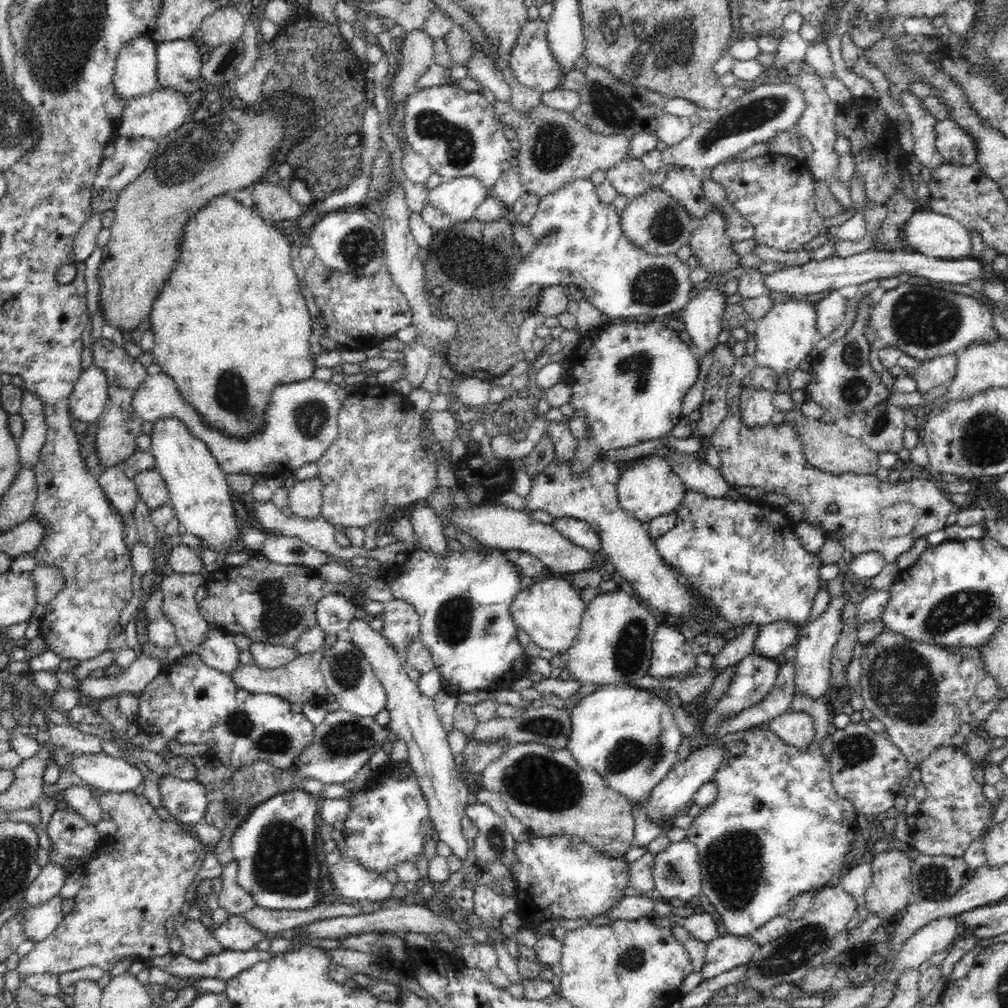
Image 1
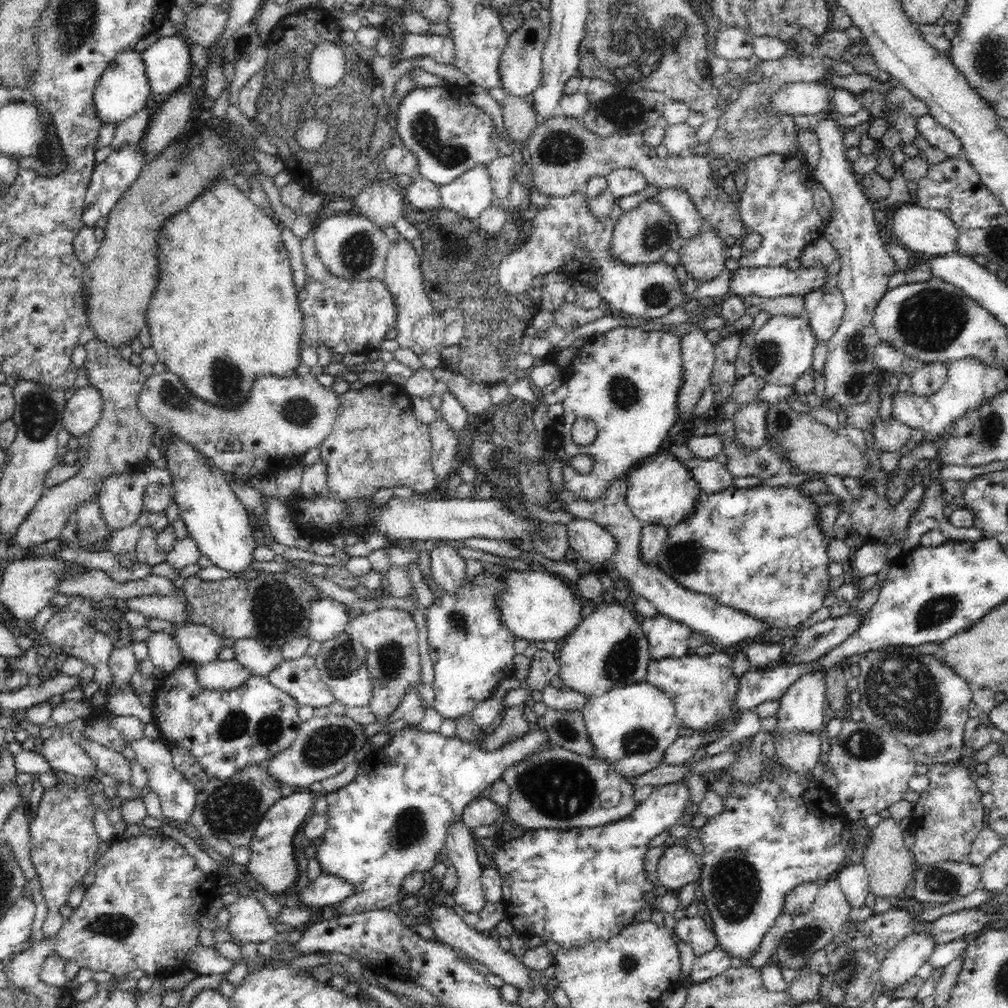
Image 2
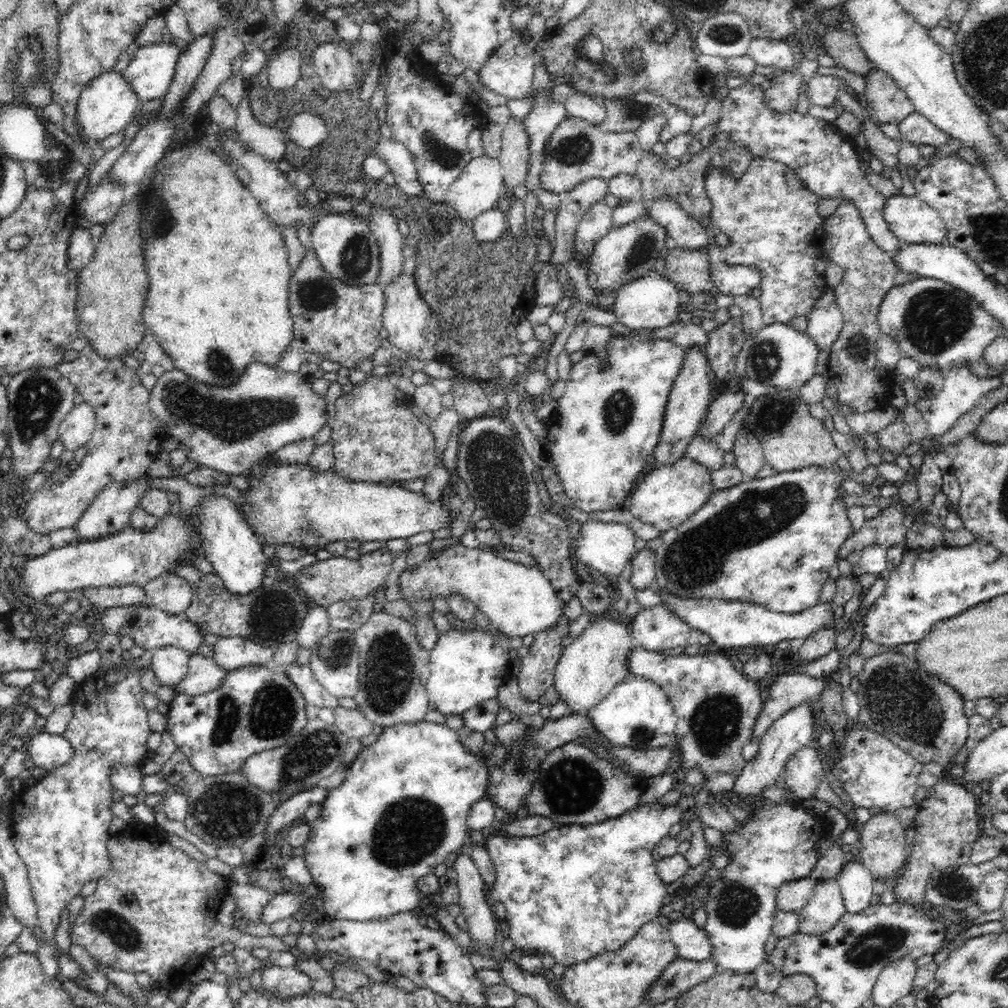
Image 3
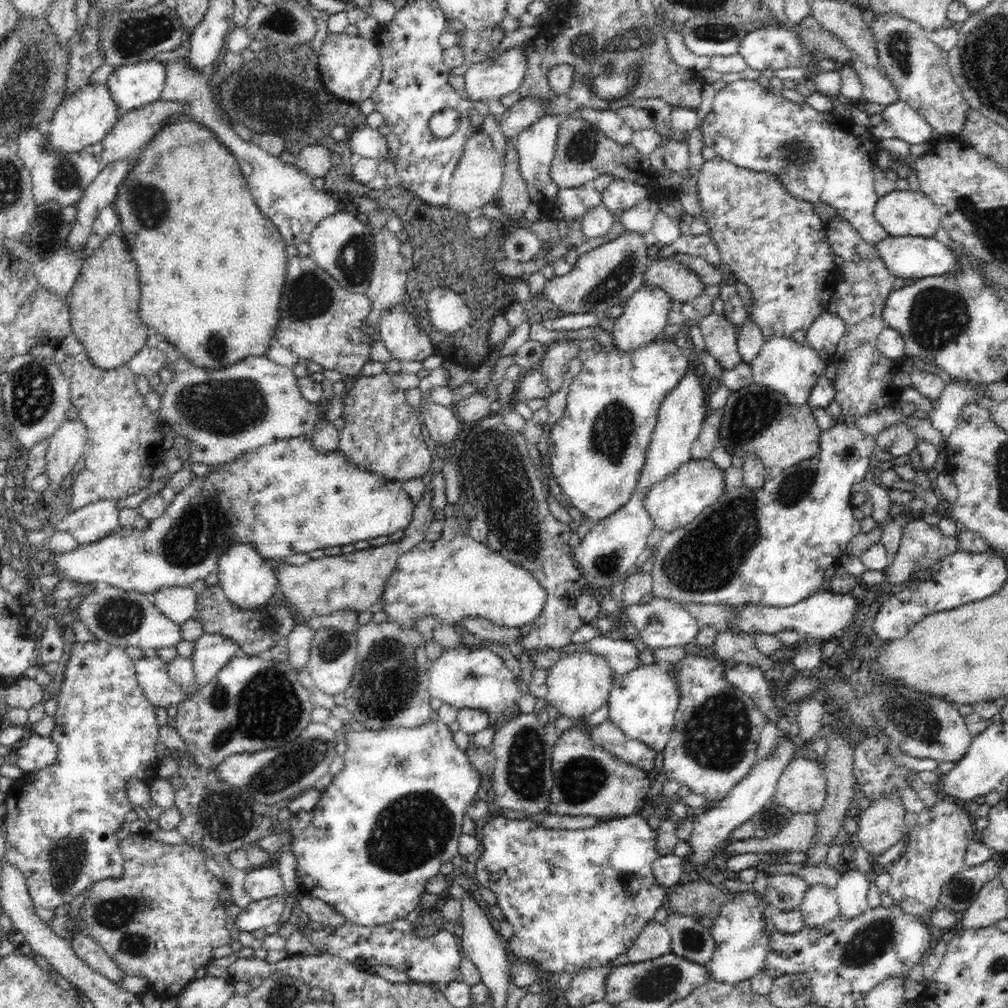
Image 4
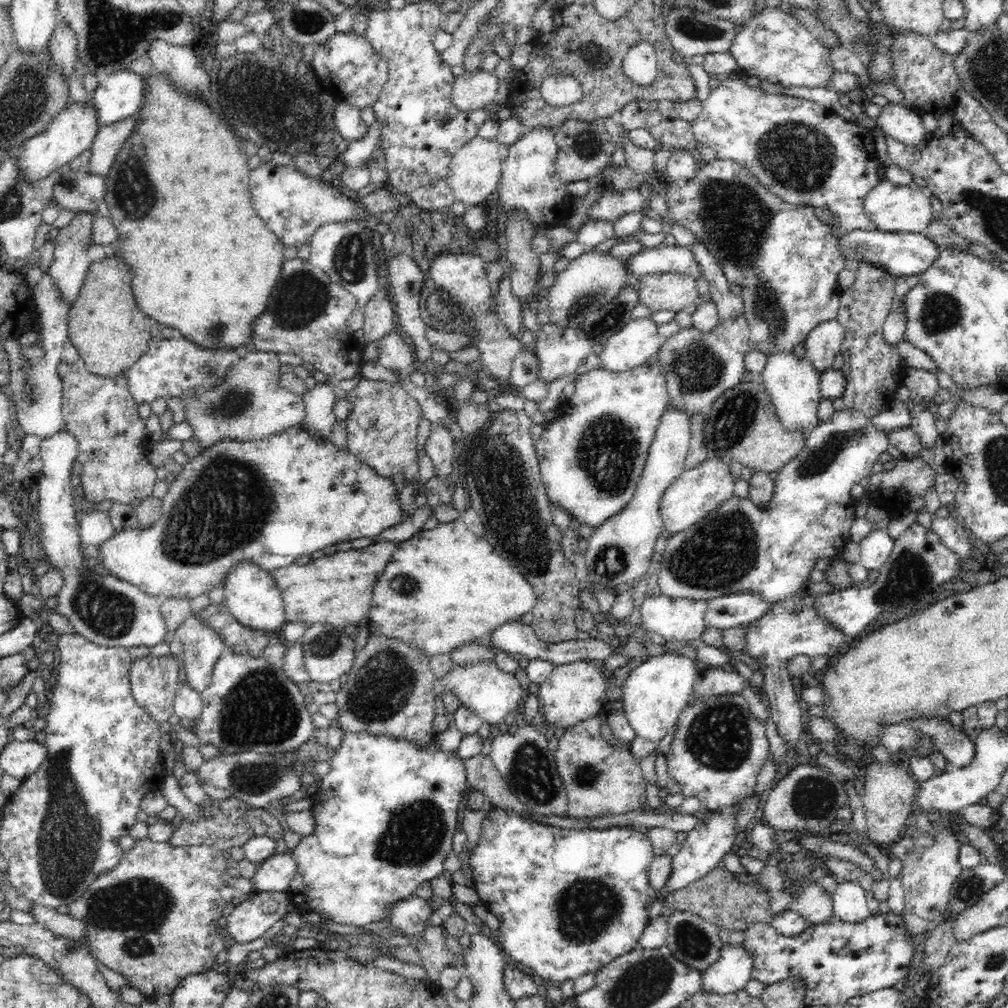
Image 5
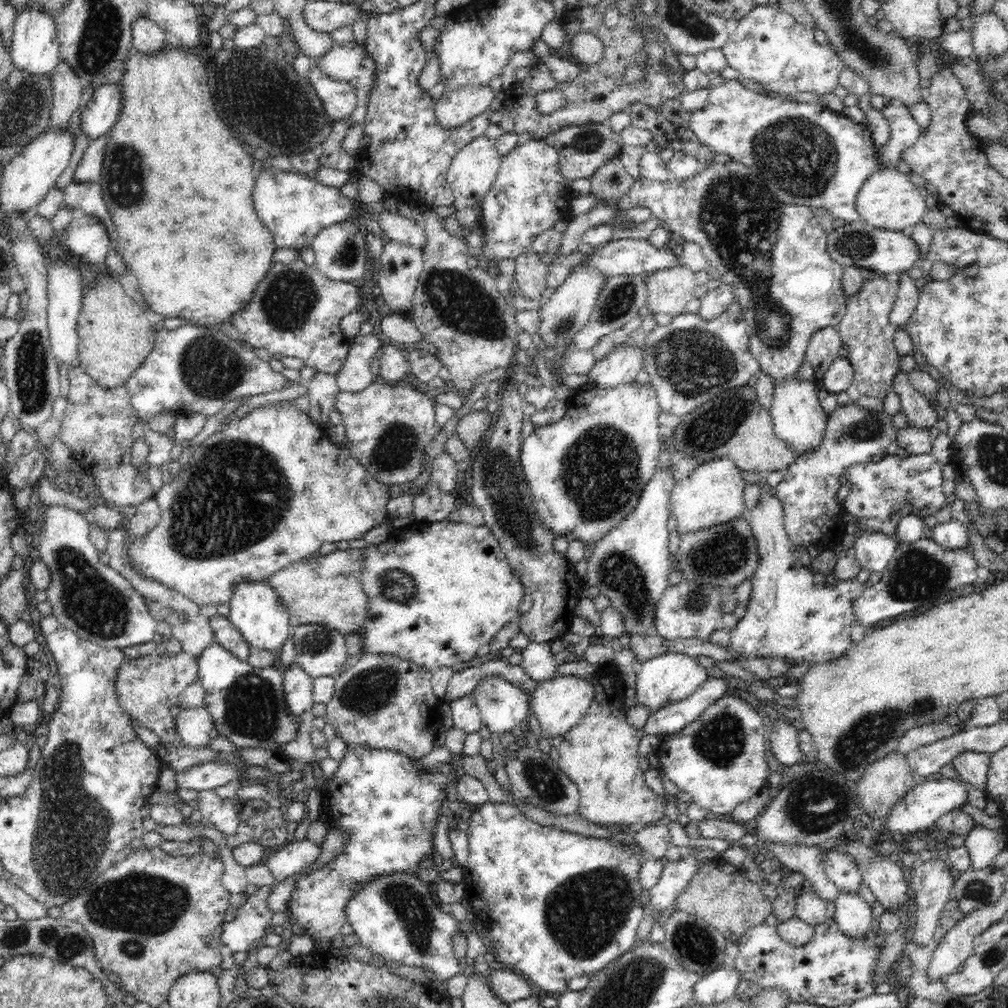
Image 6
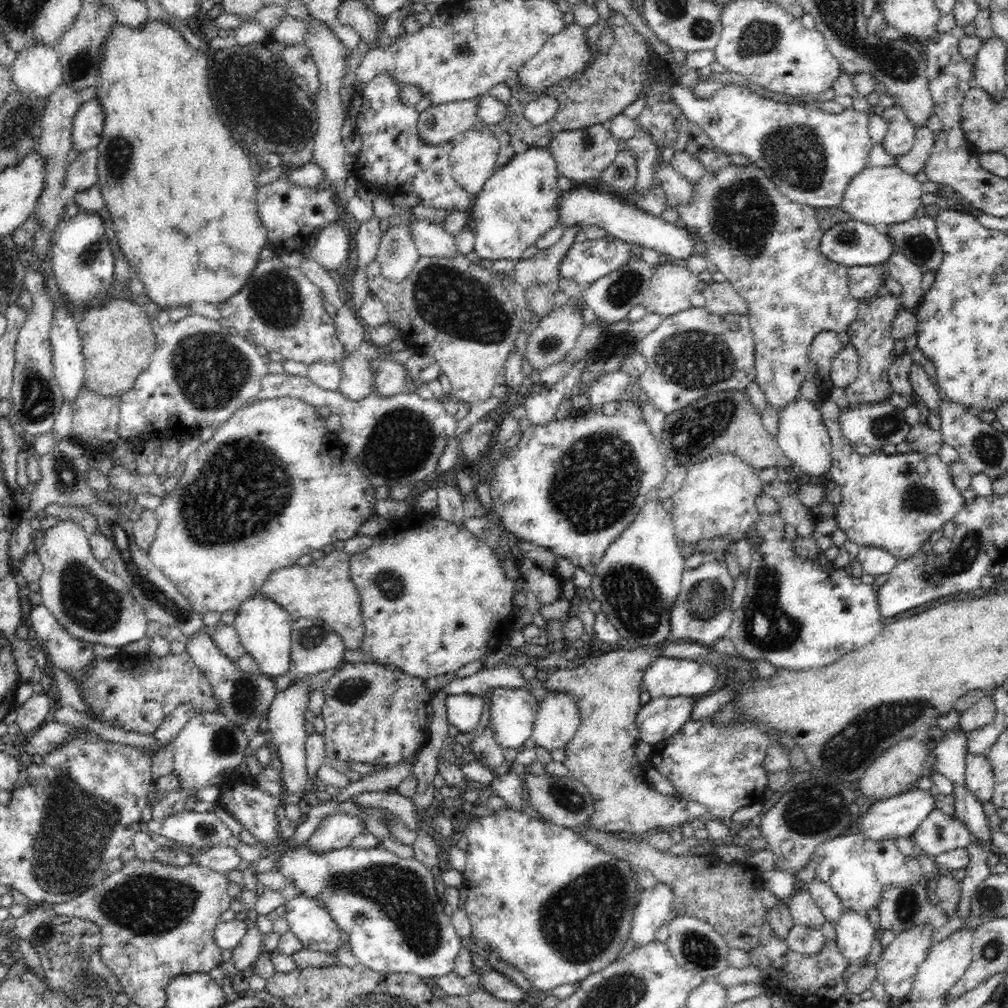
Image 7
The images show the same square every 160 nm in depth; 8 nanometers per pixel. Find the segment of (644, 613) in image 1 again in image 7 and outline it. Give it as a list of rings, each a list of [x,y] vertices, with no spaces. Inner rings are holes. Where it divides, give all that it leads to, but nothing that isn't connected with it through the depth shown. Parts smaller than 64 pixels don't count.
[[[550,690],[546,692],[544,700],[538,701],[538,712],[531,735],[537,746],[552,752],[556,748],[564,749],[574,738],[579,724],[579,708],[571,692]]]

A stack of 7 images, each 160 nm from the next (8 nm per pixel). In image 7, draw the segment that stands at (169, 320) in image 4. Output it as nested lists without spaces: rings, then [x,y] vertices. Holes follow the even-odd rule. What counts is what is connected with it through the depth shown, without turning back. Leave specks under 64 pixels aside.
[[[149,20],[145,25],[134,29],[130,25],[122,25],[116,22],[111,26],[109,33],[103,42],[101,59],[99,60],[99,82],[96,86],[96,99],[102,105],[105,114],[101,141],[95,146],[99,157],[97,173],[101,193],[105,200],[107,210],[110,211],[114,230],[117,234],[118,244],[124,253],[126,260],[134,269],[135,276],[139,278],[144,286],[145,293],[162,308],[187,307],[194,302],[203,304],[222,304],[230,296],[238,294],[246,286],[247,278],[252,274],[256,263],[260,260],[260,253],[267,242],[267,230],[264,228],[259,217],[256,202],[257,181],[254,179],[255,169],[250,165],[250,159],[232,140],[232,134],[228,128],[224,128],[222,120],[218,118],[218,112],[214,110],[214,104],[210,102],[210,90],[208,90],[208,60],[206,60],[206,49],[193,49],[182,33],[158,20]]]

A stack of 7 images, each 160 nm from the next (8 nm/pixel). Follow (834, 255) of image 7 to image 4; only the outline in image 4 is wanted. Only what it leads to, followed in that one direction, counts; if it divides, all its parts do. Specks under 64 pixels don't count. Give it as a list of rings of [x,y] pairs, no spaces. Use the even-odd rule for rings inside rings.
[[[888,235],[880,242],[873,244],[885,267],[896,277],[921,279],[948,273],[955,273],[960,266],[960,260],[952,249],[940,243],[933,237],[919,237],[914,235],[904,235],[895,237]]]

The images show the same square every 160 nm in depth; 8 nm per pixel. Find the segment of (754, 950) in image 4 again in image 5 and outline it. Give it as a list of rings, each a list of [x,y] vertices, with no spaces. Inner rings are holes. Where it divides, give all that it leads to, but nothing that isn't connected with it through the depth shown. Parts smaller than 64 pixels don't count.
[[[741,943],[722,944],[720,958],[702,972],[701,990],[730,994],[742,990],[752,979],[753,958]]]

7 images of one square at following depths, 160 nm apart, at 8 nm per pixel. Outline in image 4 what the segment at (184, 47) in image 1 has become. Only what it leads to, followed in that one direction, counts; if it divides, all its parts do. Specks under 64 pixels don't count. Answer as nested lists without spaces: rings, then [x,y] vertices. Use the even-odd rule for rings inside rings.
[[[142,60],[134,64],[115,67],[105,85],[114,95],[118,114],[142,108],[161,99],[165,85],[165,64]]]

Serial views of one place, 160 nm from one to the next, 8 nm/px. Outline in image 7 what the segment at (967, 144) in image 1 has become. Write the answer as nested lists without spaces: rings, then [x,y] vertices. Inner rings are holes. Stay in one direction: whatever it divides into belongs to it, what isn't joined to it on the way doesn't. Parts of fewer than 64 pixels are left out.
[[[896,106],[885,108],[882,116],[886,122],[885,137],[882,142],[885,151],[896,157],[906,154],[912,148],[916,128],[902,109]]]

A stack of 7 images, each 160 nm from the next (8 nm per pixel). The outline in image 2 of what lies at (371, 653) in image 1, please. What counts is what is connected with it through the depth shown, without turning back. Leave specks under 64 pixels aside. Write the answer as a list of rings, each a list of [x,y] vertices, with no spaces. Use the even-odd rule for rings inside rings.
[[[461,819],[450,825],[447,833],[447,864],[452,865],[458,875],[454,898],[456,905],[470,913],[480,913],[487,904],[482,890],[482,866],[476,853],[476,837]]]

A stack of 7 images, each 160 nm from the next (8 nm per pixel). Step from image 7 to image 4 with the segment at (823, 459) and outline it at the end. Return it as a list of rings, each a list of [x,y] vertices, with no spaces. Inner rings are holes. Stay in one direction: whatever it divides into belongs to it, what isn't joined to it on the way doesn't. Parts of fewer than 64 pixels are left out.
[[[771,337],[767,339],[760,355],[750,365],[755,383],[767,386],[786,397],[790,404],[802,406],[808,403],[812,386],[818,382],[827,368],[826,362],[805,344],[798,344],[792,338]]]

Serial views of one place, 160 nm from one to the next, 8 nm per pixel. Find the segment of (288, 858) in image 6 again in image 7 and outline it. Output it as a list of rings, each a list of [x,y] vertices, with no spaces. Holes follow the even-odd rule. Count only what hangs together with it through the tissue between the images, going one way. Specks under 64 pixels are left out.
[[[339,809],[329,814],[306,841],[307,848],[315,854],[332,852],[350,845],[360,834],[364,833],[364,824],[359,816],[342,814]]]

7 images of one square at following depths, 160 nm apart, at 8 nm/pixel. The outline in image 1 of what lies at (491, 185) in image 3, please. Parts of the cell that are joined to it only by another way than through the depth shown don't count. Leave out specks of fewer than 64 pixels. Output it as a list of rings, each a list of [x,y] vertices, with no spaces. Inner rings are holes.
[[[473,176],[444,180],[427,192],[428,203],[454,222],[473,219],[476,208],[489,195],[489,188]]]

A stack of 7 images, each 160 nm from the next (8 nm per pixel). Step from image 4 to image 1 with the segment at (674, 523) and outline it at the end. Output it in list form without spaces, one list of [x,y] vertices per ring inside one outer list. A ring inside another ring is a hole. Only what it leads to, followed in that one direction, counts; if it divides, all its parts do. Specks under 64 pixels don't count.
[[[644,456],[632,460],[618,478],[616,491],[618,500],[624,510],[642,522],[650,522],[657,516],[664,516],[679,509],[684,494],[689,488],[684,484],[679,474],[673,471],[672,465],[665,457]]]

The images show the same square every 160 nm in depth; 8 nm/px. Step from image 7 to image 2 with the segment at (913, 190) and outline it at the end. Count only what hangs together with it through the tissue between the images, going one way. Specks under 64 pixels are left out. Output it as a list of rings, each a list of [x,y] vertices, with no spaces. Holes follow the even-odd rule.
[[[916,203],[899,204],[891,212],[890,229],[894,240],[910,250],[913,255],[938,256],[958,250],[958,229],[952,219],[939,210],[927,209]]]

